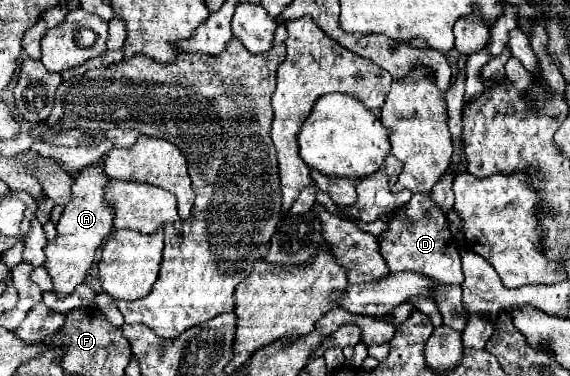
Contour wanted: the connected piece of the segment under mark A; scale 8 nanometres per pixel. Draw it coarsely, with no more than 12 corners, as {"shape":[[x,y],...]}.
{"shape":[[99,166],[75,176],[47,242],[45,270],[63,298],[113,230]]}

